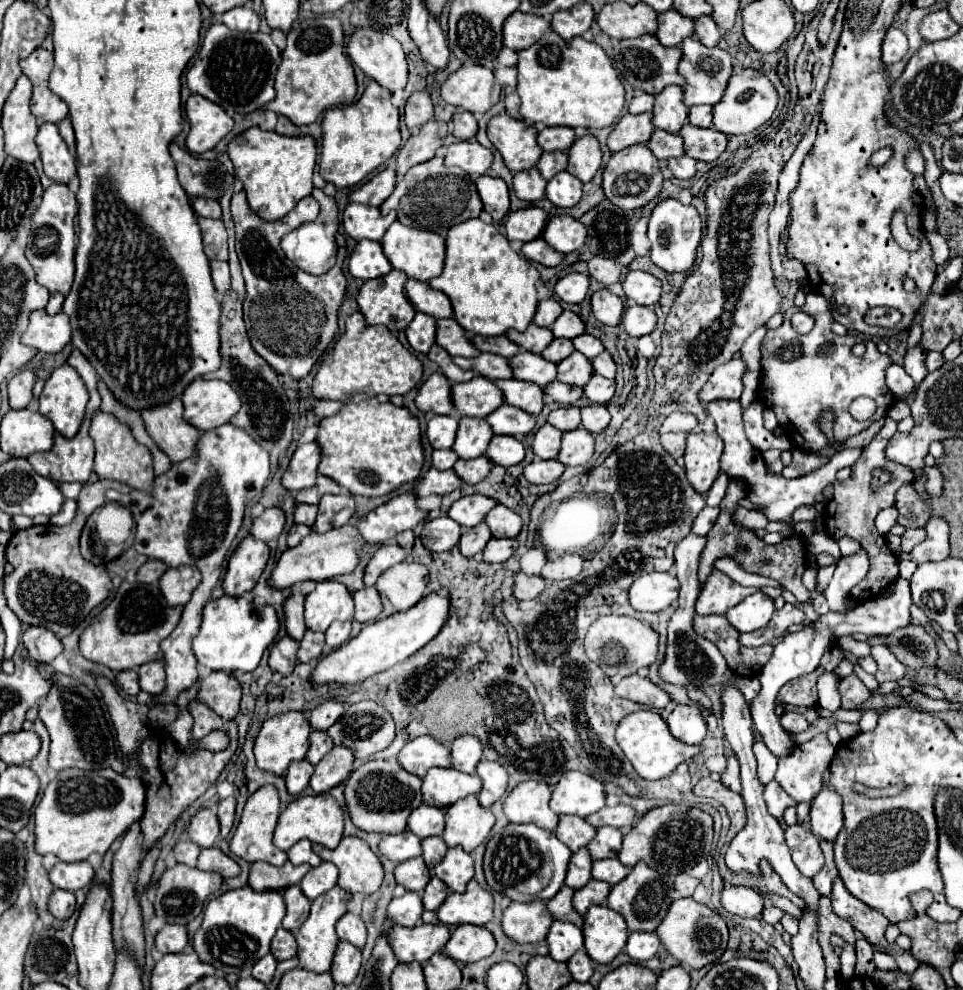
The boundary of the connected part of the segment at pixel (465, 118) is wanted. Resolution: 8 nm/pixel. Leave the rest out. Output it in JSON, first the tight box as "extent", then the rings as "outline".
{"extent":[454,109,478,141],"outline":[[[458,109],[454,119],[454,137],[458,141],[472,141],[476,139],[476,133],[478,133],[478,121],[472,113],[466,113],[464,109]]]}

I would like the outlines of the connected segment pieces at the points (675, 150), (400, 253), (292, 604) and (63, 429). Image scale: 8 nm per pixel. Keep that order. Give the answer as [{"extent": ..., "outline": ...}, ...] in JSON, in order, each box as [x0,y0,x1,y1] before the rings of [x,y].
[{"extent":[648,129,684,159],"outline":[[[656,129],[652,133],[648,147],[658,159],[670,159],[670,157],[682,157],[684,155],[682,137],[666,133],[666,131],[660,131],[660,129]]]},{"extent":[382,221,446,281],"outline":[[[394,221],[386,235],[382,237],[382,247],[386,257],[390,259],[394,269],[404,271],[408,277],[412,279],[420,279],[420,281],[430,281],[434,277],[438,277],[444,269],[444,257],[446,257],[446,239],[438,233],[432,231],[424,231],[424,229],[414,229],[414,227],[404,227],[402,223]]]},{"extent":[284,593,306,641],"outline":[[[300,593],[290,595],[284,609],[286,609],[288,635],[296,641],[302,641],[302,635],[306,631],[306,625],[304,625],[304,595],[300,595]]]},{"extent":[38,365,88,437],"outline":[[[70,365],[54,369],[38,401],[38,411],[52,421],[58,433],[64,437],[74,437],[78,433],[88,403],[88,391]]]}]

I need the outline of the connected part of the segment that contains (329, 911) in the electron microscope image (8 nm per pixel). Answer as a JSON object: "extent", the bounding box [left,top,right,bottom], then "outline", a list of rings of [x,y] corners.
{"extent":[296,887,352,971],"outline":[[[340,887],[330,889],[328,893],[324,893],[322,897],[312,901],[312,911],[308,915],[308,919],[302,923],[300,933],[296,935],[298,941],[298,959],[300,959],[300,967],[308,969],[308,971],[328,971],[338,947],[338,935],[336,935],[336,923],[346,915],[348,911],[348,903],[350,903],[352,895]]]}

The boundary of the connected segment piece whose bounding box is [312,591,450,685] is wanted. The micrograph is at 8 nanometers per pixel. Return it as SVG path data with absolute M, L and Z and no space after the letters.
M434 591L426 595L422 601L418 601L418 605L406 611L368 623L354 639L338 647L334 653L326 655L316 665L316 669L312 671L312 681L316 685L334 683L334 681L336 683L358 683L374 673L386 671L394 667L396 663L406 661L412 653L416 653L420 647L432 641L440 633L440 629L446 625L448 617L450 617L450 595L446 591Z

